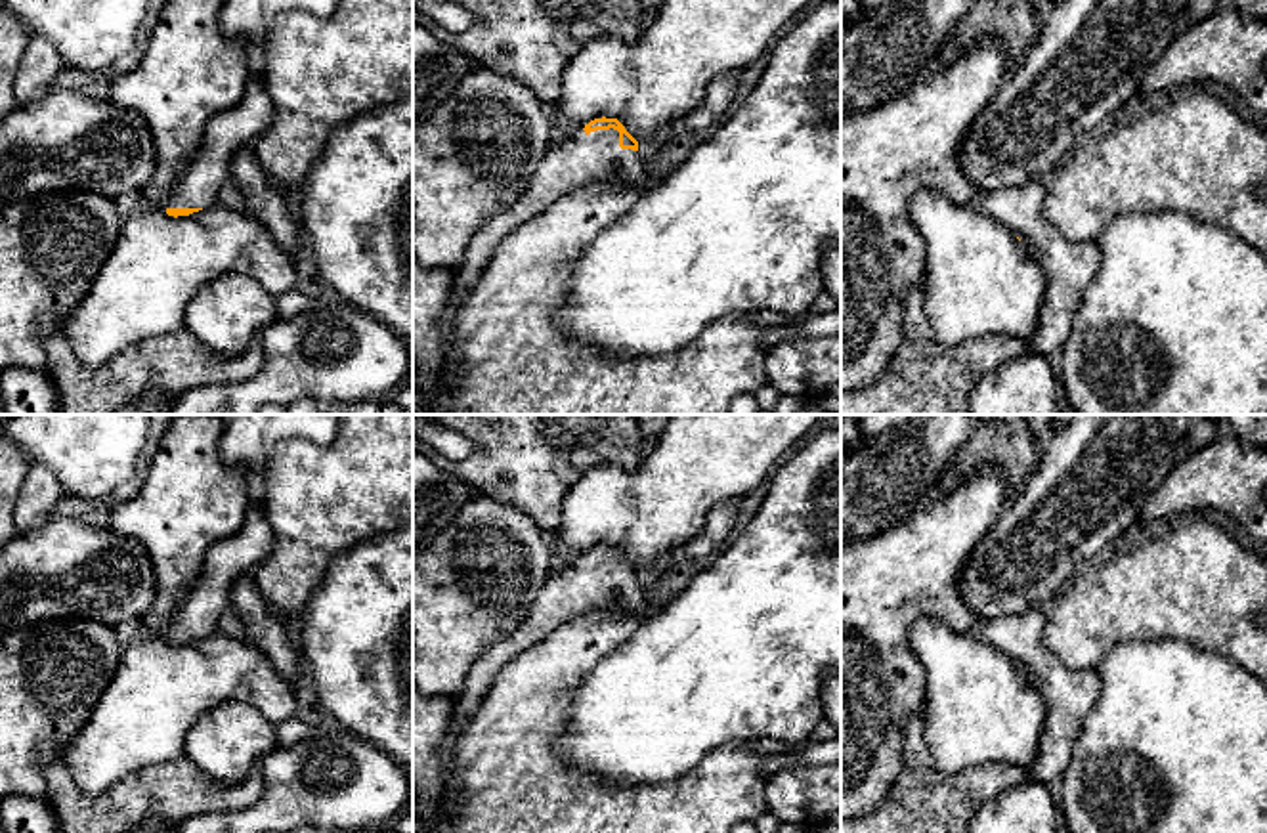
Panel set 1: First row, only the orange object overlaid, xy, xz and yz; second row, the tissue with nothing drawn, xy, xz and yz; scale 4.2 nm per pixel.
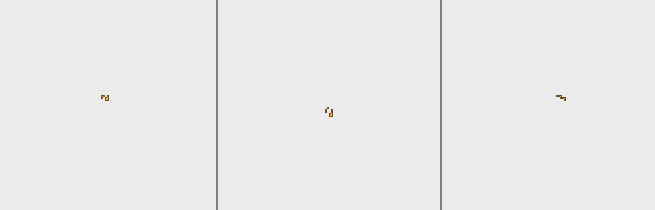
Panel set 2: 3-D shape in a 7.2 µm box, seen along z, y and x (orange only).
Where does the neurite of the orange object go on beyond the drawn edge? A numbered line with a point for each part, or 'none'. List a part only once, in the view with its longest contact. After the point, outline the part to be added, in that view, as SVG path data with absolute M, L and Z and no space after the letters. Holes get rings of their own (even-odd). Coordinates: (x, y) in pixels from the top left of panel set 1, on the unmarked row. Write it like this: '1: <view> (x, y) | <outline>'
1: xz (597, 587) | M581 556L573 566L564 567L558 573L552 573L543 590L539 592L535 604L531 606L524 623L508 636L503 636L491 644L470 667L462 694L453 701L453 722L462 722L470 718L485 694L489 692L499 671L516 655L533 648L558 627L585 615L585 613L638 613L646 608L644 588L638 585L638 579L619 575L619 560L596 558L589 564Z

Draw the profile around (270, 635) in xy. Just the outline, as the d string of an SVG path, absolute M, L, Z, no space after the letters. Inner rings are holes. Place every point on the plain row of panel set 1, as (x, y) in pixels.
M243 575L231 592L231 606L247 638L252 640L273 663L275 671L292 684L302 667L298 646L292 644L290 634L281 619L273 615L273 608L260 596L254 575Z

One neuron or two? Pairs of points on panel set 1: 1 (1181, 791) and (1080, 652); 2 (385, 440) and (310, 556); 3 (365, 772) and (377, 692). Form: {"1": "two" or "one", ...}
{"1": "two", "2": "one", "3": "two"}

